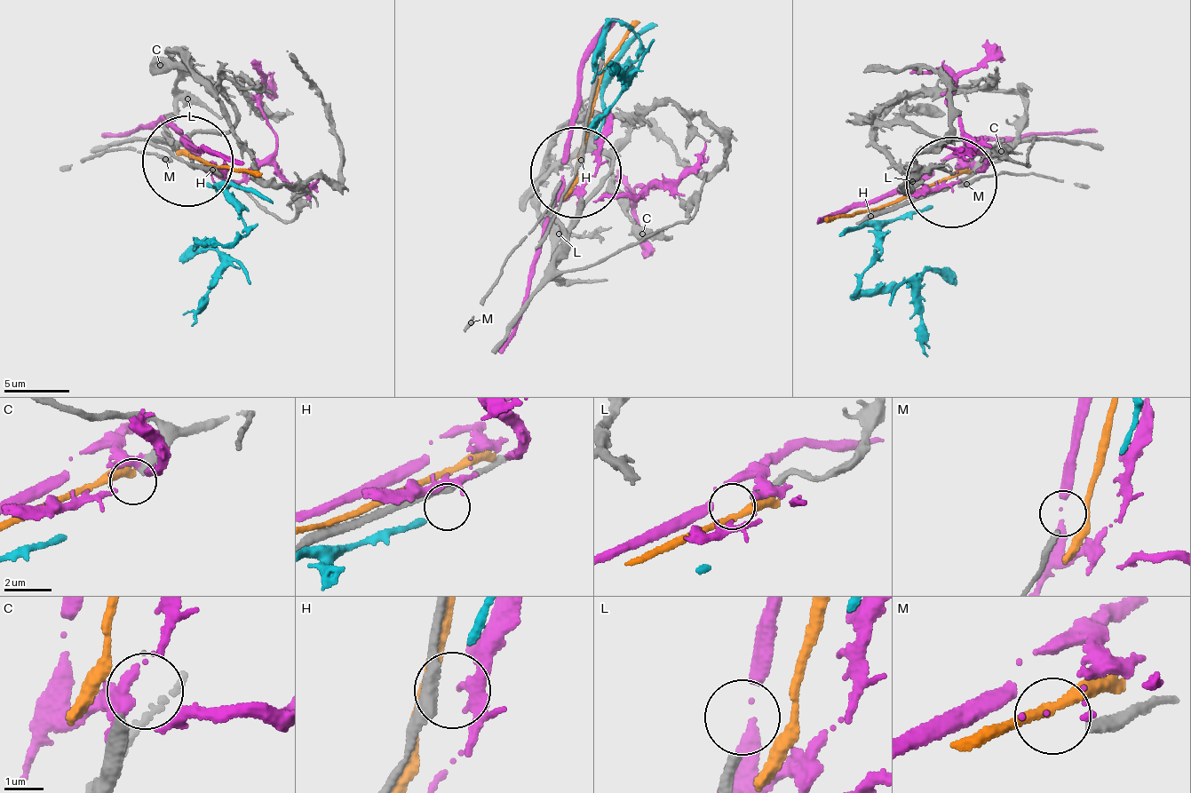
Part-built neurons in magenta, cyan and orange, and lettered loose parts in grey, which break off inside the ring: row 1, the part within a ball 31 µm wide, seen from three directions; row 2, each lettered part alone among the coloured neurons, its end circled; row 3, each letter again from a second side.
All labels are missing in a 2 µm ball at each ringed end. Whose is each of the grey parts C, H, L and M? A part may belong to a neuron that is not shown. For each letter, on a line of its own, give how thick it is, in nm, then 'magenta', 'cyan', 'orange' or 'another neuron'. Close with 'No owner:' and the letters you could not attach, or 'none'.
C: 380 nm thick; another neuron
H: 320 nm thick; another neuron
L: 340 nm thick; another neuron
M: 280 nm thick; another neuron
No owner: C, H, L, M

